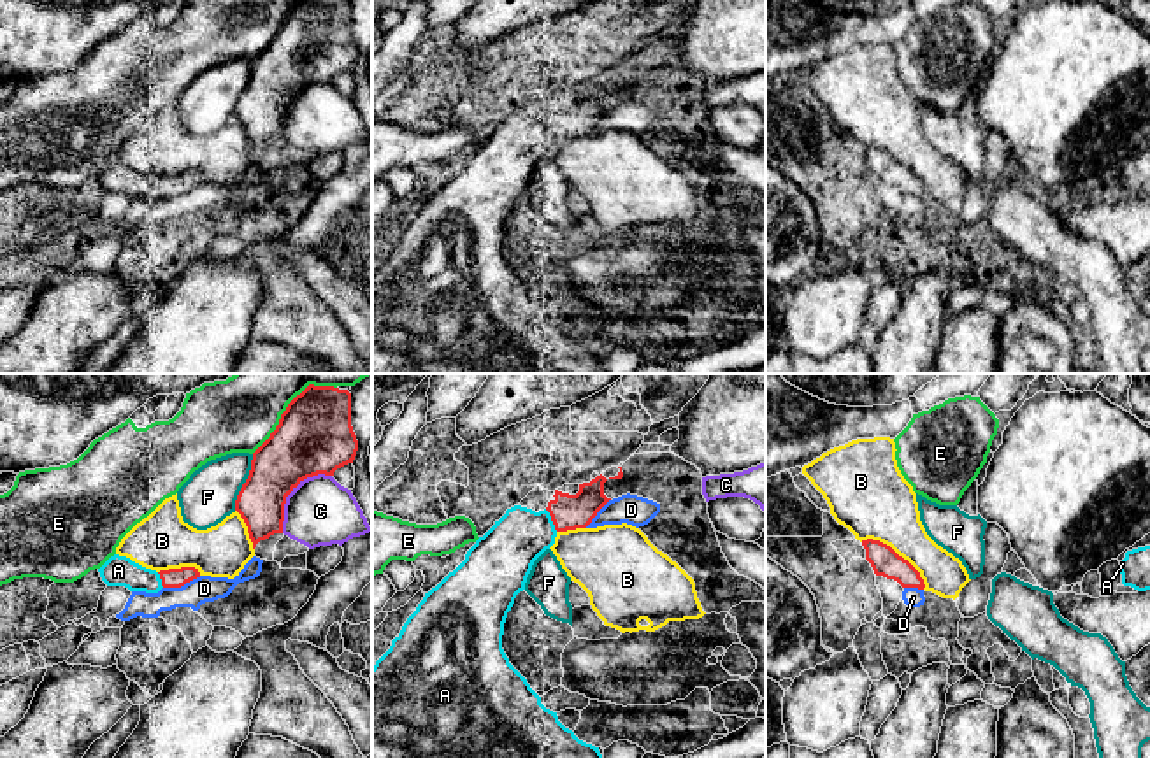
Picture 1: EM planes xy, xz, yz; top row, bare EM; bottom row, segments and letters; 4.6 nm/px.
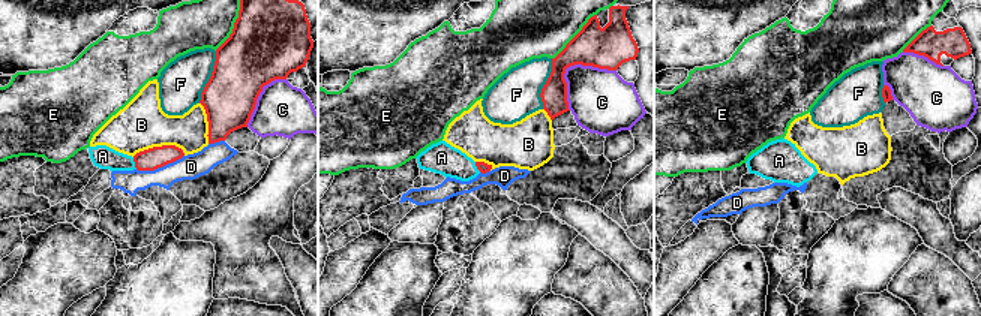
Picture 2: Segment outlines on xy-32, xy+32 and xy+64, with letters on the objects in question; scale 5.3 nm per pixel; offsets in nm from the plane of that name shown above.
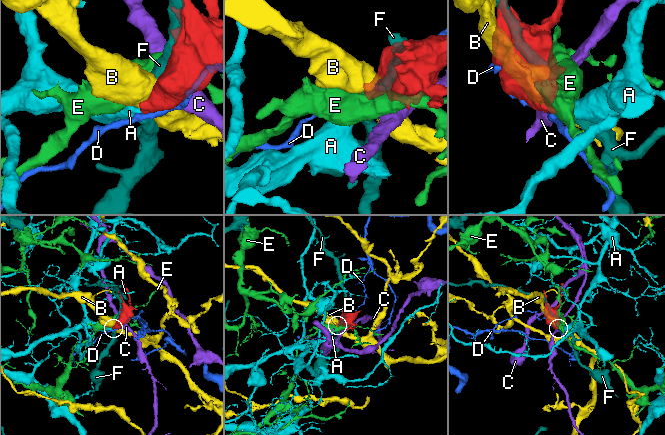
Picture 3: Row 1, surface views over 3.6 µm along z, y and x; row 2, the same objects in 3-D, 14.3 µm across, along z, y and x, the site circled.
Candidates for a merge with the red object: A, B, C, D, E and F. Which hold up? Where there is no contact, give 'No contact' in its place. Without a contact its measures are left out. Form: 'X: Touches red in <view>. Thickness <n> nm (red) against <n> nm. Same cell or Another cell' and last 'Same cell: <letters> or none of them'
A: Touches red in xz. Thickness 160 nm (red) against 260 nm. Same cell
B: Touches red in yz. Thickness 130 nm (red) against 340 nm. Another cell
C: Touches red in xy. Thickness 320 nm (red) against 300 nm. Another cell
D: Touches red in xy. Thickness 100 nm (red) against 120 nm. Another cell
E: Touches red in xy. Thickness 340 nm (red) against 280 nm. Another cell
F: Touches red in xy. Thickness 260 nm (red) against 240 nm. Another cell
Same cell: A

